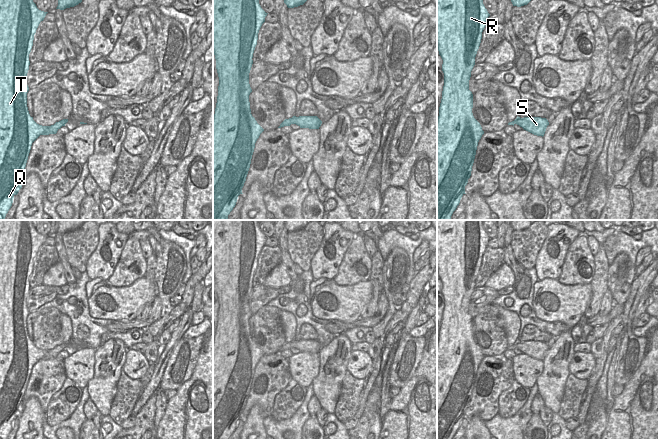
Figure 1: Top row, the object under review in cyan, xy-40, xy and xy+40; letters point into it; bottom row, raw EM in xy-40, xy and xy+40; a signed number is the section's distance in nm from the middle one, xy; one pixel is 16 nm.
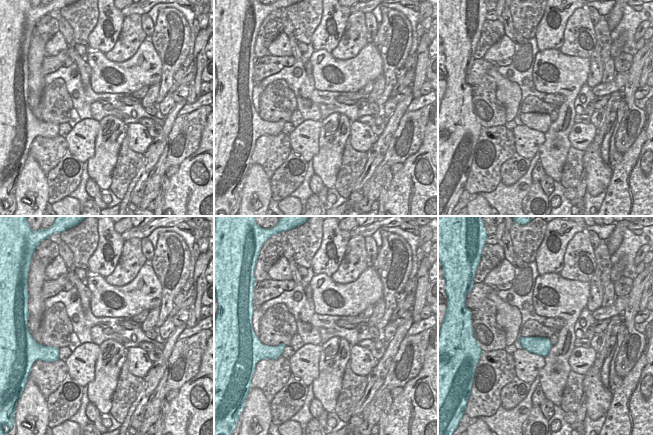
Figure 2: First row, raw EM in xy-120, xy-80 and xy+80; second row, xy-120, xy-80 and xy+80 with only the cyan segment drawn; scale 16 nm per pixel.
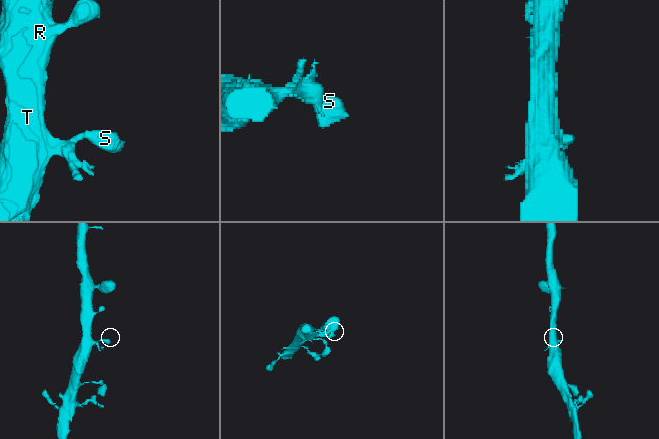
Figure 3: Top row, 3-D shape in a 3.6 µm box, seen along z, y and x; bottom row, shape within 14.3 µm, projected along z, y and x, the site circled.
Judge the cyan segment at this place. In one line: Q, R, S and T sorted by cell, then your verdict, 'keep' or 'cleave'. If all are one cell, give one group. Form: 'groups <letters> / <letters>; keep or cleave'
groups Q R S T; keep

